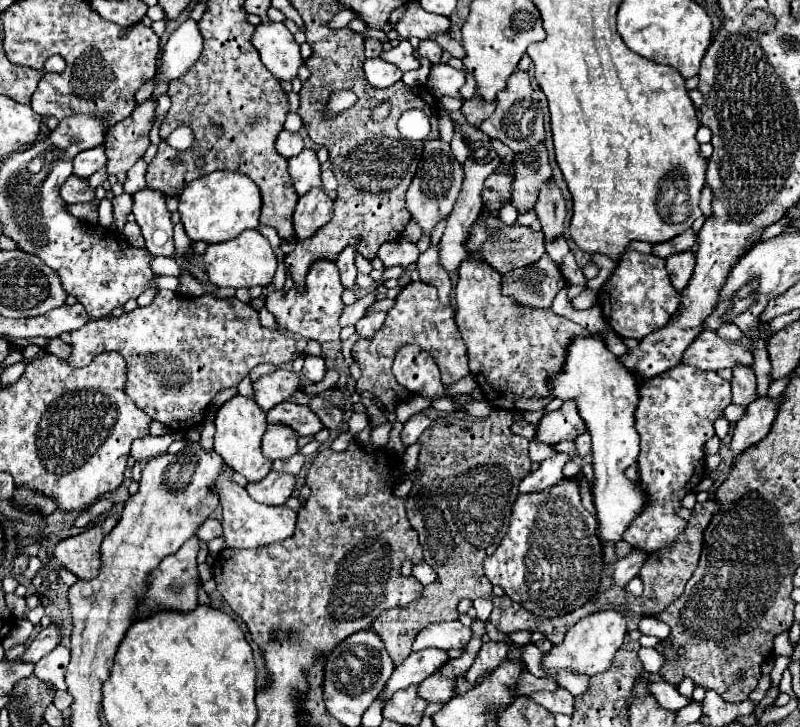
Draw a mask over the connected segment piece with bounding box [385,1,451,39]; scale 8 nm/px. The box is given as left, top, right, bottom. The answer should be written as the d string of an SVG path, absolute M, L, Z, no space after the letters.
M411 1L407 3L407 11L405 15L393 25L393 23L387 23L385 25L385 31L397 31L399 37L403 39L409 39L409 37L417 37L417 39L427 39L429 35L433 33L443 33L443 31L449 31L451 27L451 21L447 17L441 17L441 15L431 15L427 11L423 11L419 7L419 3Z

